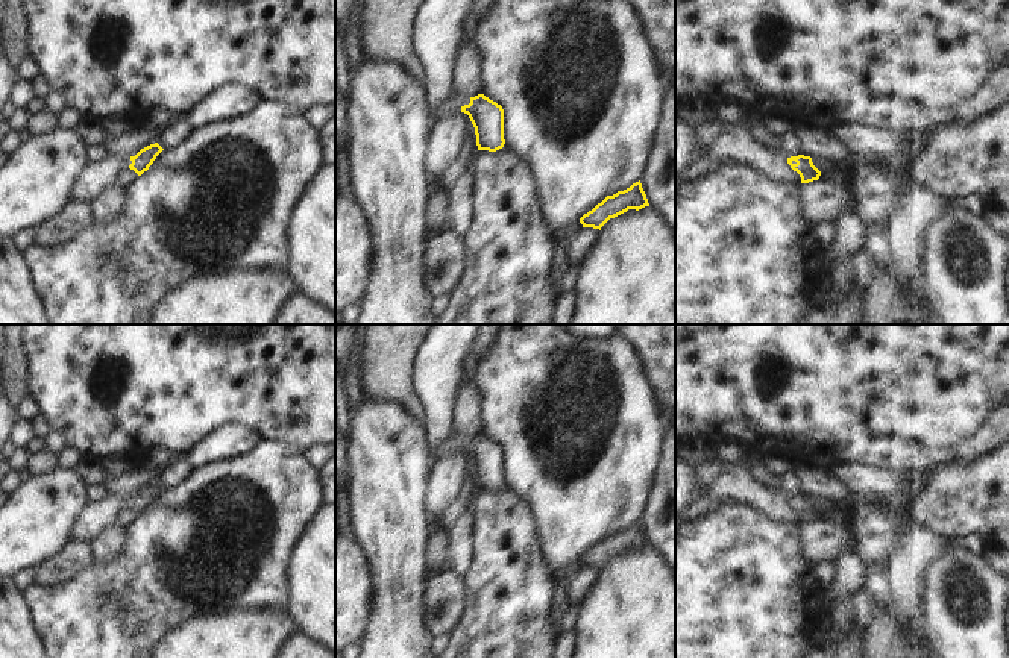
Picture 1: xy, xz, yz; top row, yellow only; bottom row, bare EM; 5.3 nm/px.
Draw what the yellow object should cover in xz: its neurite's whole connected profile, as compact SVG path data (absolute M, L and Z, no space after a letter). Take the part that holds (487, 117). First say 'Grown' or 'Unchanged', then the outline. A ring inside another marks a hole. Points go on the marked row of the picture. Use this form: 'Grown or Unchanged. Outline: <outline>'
Grown. Outline: M455 94L440 108L438 118L464 112L469 115L476 135L478 150L496 152L504 147L504 109L484 94L464 97Z

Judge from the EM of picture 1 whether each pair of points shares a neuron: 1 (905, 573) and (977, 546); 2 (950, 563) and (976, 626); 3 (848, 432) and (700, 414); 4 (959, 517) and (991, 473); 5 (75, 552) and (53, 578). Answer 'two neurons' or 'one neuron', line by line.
1: one neuron
2: one neuron
3: one neuron
4: one neuron
5: one neuron

